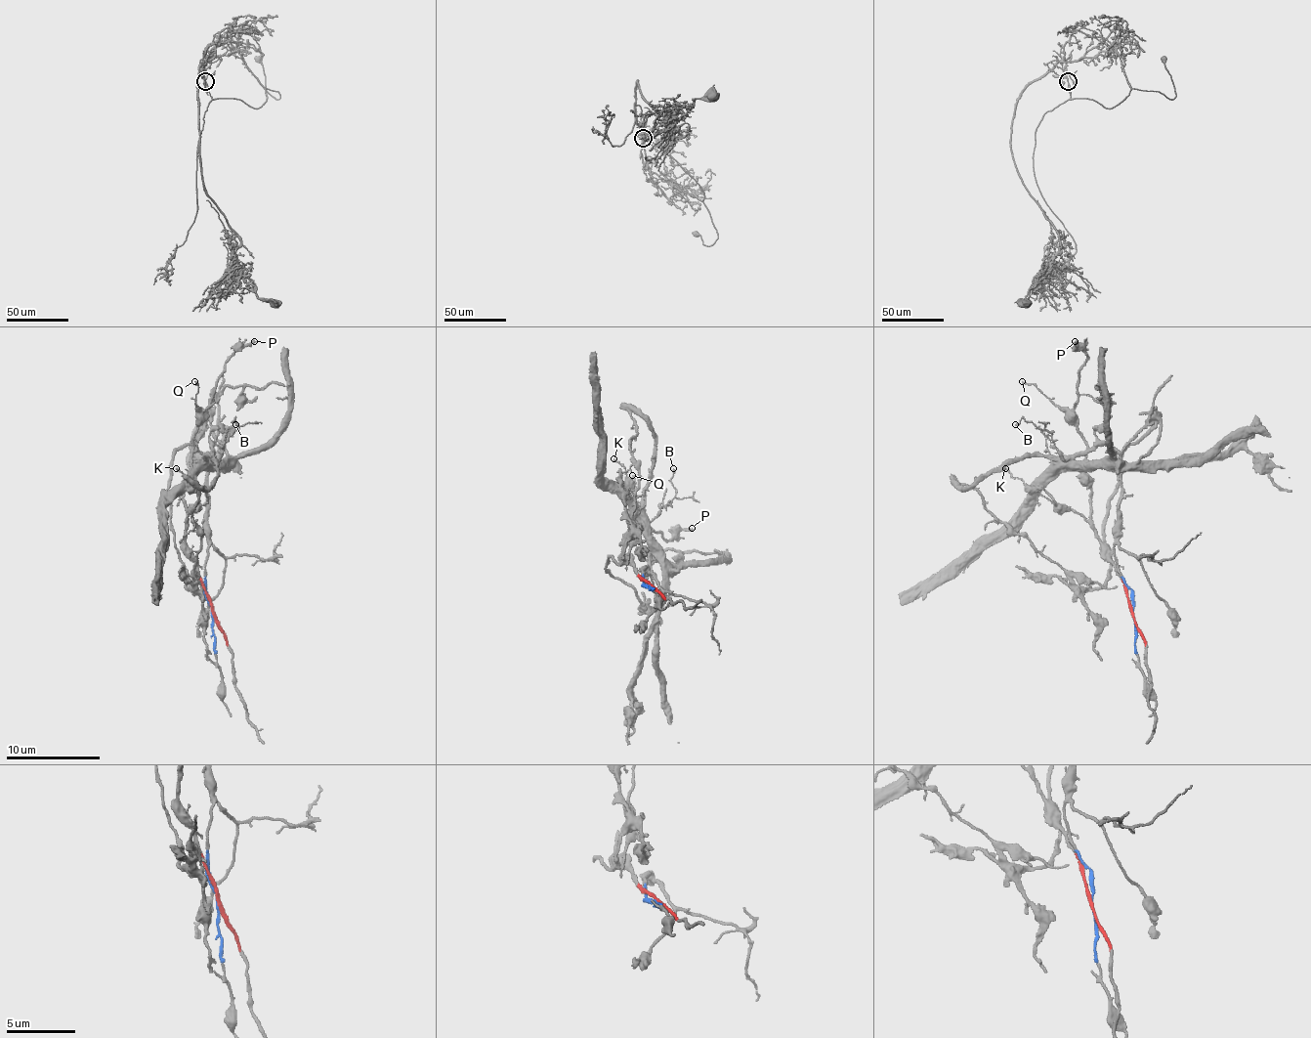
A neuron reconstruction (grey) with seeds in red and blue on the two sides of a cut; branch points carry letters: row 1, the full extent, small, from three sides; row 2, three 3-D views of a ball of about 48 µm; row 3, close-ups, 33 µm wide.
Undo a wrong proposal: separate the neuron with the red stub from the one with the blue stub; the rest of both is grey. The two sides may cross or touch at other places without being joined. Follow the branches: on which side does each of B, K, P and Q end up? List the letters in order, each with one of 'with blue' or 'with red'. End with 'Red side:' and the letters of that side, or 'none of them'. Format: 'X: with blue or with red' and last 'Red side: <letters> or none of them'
B: with blue
K: with red
P: with red
Q: with red
Red side: K, P, Q

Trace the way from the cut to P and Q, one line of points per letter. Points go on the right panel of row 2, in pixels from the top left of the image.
P: (1132, 613), (1090, 519), (1086, 439), (1075, 409), (1086, 360), (1075, 341)
Q: (1132, 613), (1117, 563), (1093, 526), (1090, 486), (1083, 467), (1086, 439), (1078, 427), (1035, 385), (1023, 380)

